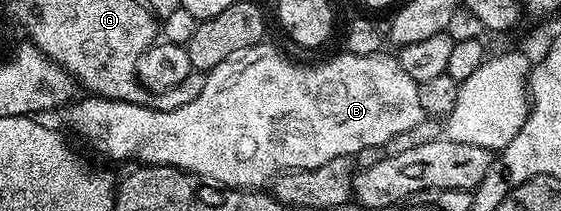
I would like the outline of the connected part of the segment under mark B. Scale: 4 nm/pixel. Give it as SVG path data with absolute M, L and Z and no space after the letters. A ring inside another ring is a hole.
M268 44L243 48L208 71L203 92L183 108L159 112L134 102L84 96L68 103L69 122L109 158L134 158L134 163L146 166L174 166L220 187L260 190L294 170L314 170L327 160L356 156L363 148L384 147L387 140L397 139L399 132L416 131L416 126L426 121L425 109L419 104L419 84L404 71L397 56L386 52L367 56L340 53L318 66L300 66Z

